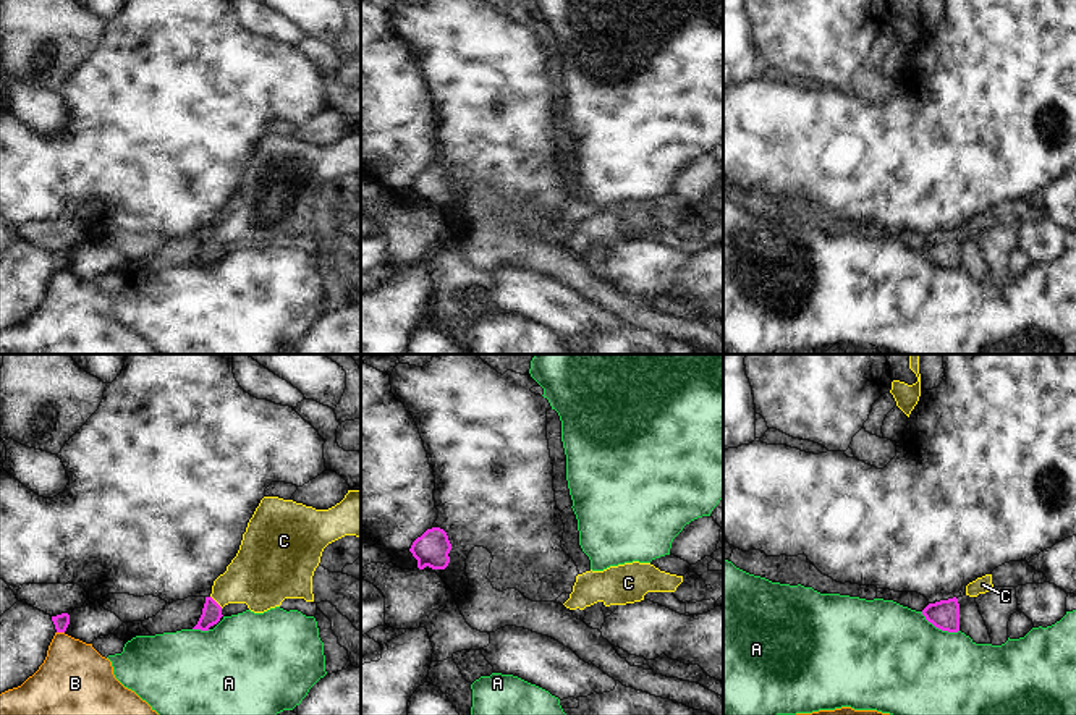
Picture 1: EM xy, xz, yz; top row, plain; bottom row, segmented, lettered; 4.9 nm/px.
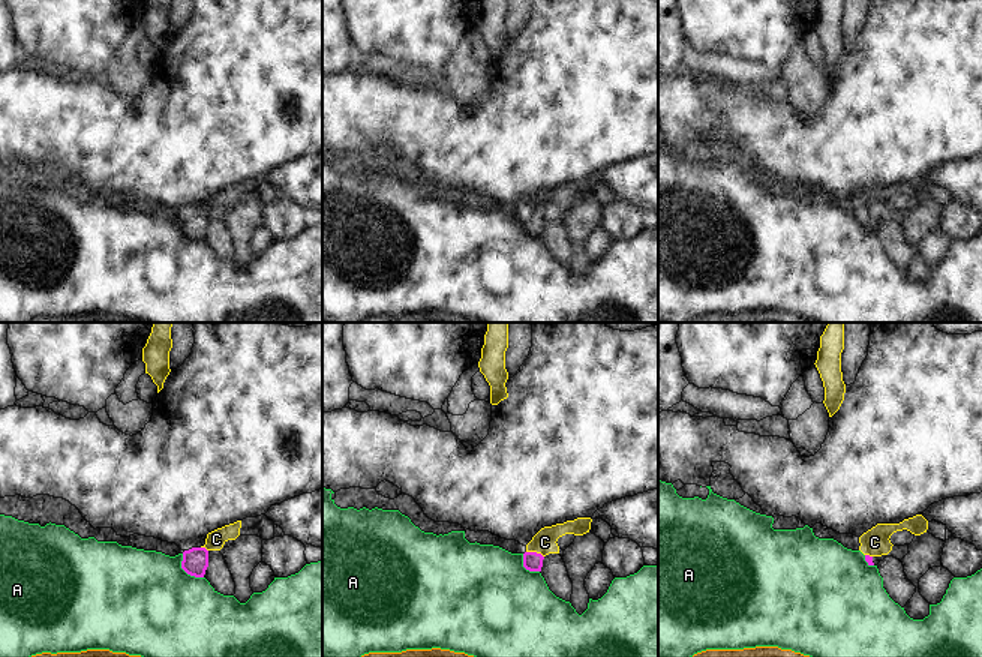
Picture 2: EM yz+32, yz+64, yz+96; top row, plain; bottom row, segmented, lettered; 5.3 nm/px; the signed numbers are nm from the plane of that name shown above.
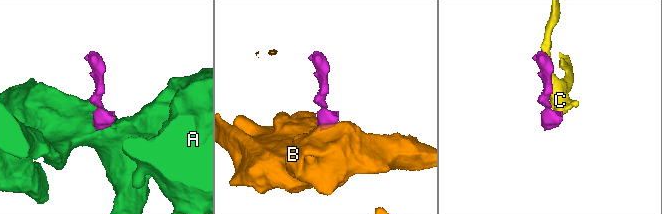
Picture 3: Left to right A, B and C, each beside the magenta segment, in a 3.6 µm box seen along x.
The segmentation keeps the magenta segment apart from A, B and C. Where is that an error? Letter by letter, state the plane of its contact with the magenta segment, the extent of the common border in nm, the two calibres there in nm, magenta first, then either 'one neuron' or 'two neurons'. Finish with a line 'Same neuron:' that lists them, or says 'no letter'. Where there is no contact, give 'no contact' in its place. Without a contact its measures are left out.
A: contact in yz; length 220 nm; calibres 140 and 480 nm; two neurons
B: contact in xy; length 40 nm; calibres 70 and 360 nm; two neurons
C: contact in xy; length 90 nm; calibres 100 and 300 nm; one neuron
Same neuron: C

